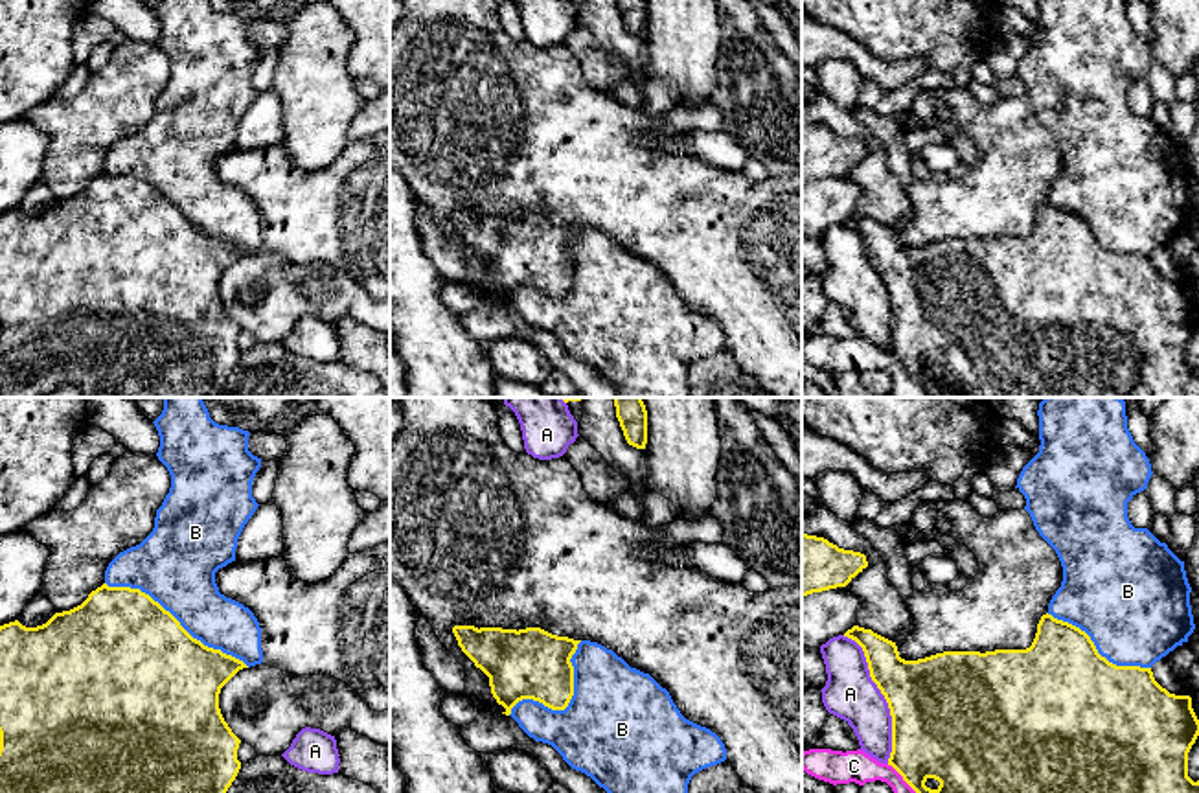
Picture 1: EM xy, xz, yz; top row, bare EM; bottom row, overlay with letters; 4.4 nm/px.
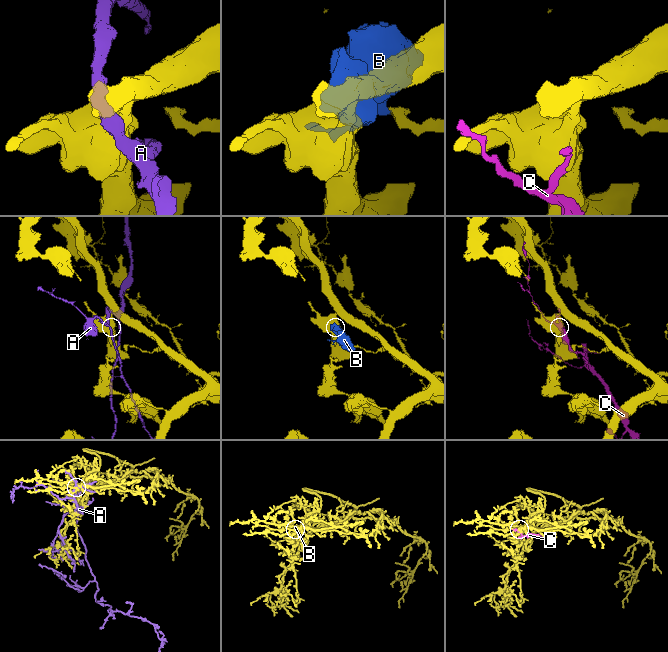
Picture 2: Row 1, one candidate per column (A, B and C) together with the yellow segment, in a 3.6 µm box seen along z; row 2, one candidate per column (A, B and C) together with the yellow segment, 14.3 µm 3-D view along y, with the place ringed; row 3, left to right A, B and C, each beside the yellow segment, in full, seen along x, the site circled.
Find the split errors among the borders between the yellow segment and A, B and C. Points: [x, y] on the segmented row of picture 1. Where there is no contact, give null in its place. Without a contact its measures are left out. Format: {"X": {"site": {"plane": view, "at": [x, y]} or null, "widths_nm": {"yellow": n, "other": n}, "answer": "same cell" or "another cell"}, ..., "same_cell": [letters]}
{"A": {"site": {"plane": "yz", "at": [883, 694]}, "widths_nm": {"yellow": 420, "other": 220}, "answer": "another cell"}, "B": {"site": {"plane": "xy", "at": [177, 620]}, "widths_nm": {"yellow": 500, "other": 360}, "answer": "same cell"}, "C": {"site": {"plane": "yz", "at": [902, 775]}, "widths_nm": {"yellow": 420, "other": 140}, "answer": "another cell"}, "same_cell": ["B"]}

